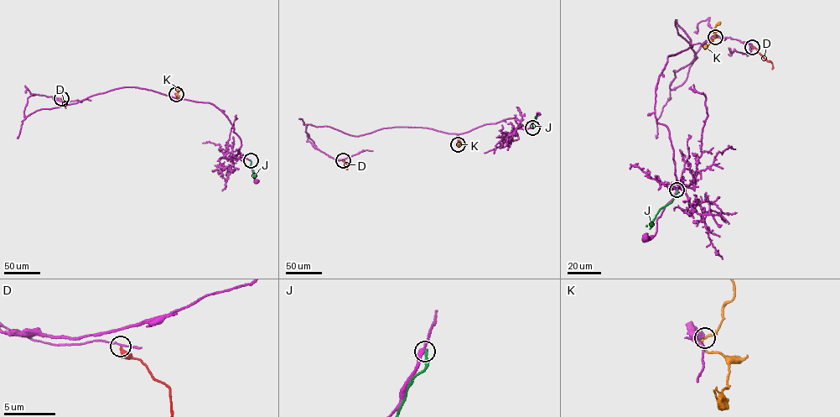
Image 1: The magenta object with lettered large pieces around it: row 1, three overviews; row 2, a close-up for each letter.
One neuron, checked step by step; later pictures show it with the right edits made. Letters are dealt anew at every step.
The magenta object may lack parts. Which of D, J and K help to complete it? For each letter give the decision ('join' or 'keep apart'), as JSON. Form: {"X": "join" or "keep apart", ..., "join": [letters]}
{"D": "keep apart", "J": "keep apart", "K": "keep apart", "join": []}

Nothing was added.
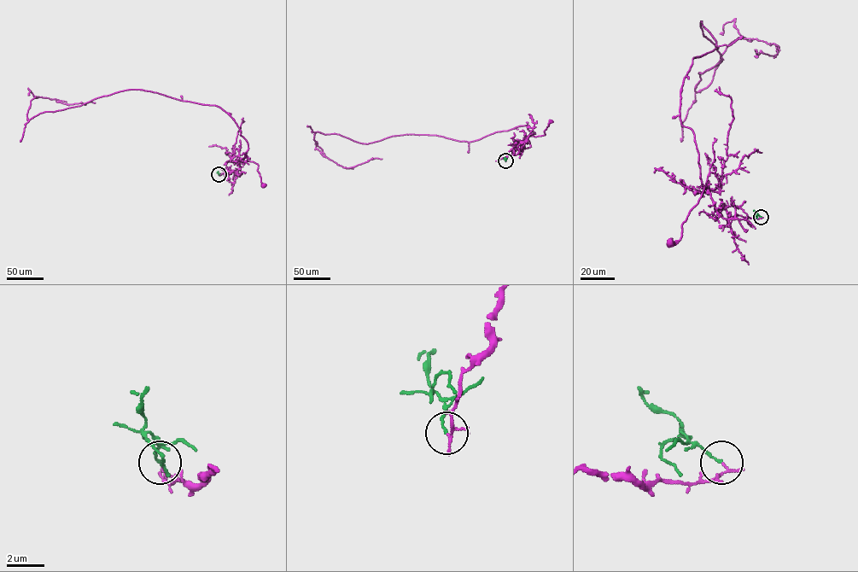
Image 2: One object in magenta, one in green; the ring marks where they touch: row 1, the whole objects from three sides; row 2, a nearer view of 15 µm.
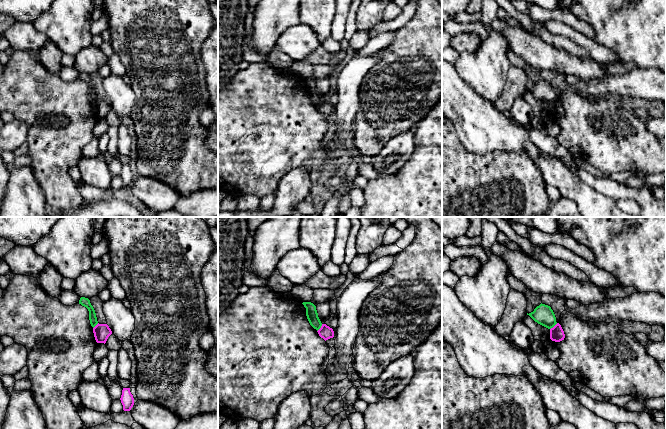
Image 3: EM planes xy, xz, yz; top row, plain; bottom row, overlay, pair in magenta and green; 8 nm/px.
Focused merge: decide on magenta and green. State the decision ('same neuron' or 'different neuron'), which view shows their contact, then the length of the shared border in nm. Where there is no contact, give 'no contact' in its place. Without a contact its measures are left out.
different neuron | xz | 80 nm

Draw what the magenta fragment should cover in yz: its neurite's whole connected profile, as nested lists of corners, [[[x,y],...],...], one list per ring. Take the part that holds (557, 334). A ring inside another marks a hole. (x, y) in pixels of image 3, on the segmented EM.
[[[557,323],[553,328],[550,329],[550,339],[555,342],[560,342],[564,340],[565,334],[559,323]]]

